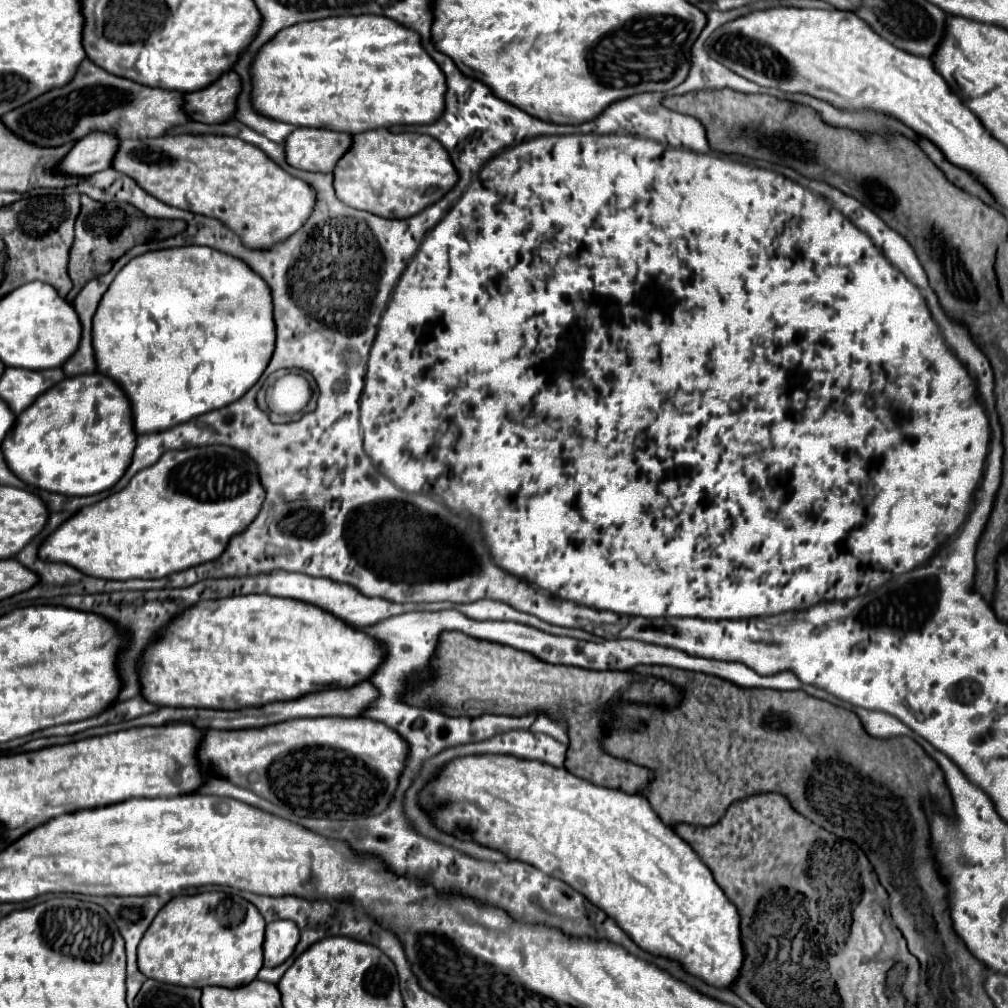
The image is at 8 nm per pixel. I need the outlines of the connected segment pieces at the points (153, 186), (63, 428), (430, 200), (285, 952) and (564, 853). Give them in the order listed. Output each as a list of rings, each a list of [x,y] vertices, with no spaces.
[[[163,135],[157,139],[123,139],[113,161],[113,167],[123,171],[125,175],[133,177],[147,193],[157,197],[159,201],[193,211],[205,217],[215,217],[217,221],[225,223],[225,227],[233,229],[241,237],[241,243],[247,249],[269,249],[275,243],[287,241],[301,225],[309,213],[313,213],[317,205],[317,193],[313,187],[299,177],[289,175],[285,169],[275,165],[259,147],[241,141],[239,137],[227,135]]]
[[[101,373],[91,375],[77,375],[67,377],[61,385],[45,391],[21,417],[17,417],[13,429],[7,433],[5,441],[1,443],[3,457],[9,469],[27,485],[35,489],[45,489],[49,493],[59,495],[95,495],[105,489],[111,489],[129,467],[135,449],[135,431],[131,423],[129,401],[125,393]]]
[[[387,128],[357,133],[353,147],[337,163],[333,187],[345,205],[389,219],[405,219],[441,201],[457,183],[449,153],[443,145],[419,133],[391,133]]]
[[[273,921],[267,925],[265,931],[265,965],[277,967],[281,965],[299,943],[299,929],[293,925],[293,921]]]
[[[477,755],[477,757],[463,757],[463,759],[457,759],[449,765],[445,765],[439,771],[437,779],[431,781],[421,791],[419,799],[421,799],[421,805],[435,817],[439,829],[443,829],[447,833],[453,833],[459,839],[473,839],[481,845],[499,849],[505,855],[509,855],[511,859],[535,865],[543,873],[547,873],[555,879],[561,879],[567,885],[571,885],[573,889],[577,889],[579,893],[583,893],[591,903],[595,903],[609,917],[613,917],[617,921],[617,925],[625,933],[629,933],[629,937],[641,949],[645,949],[653,955],[665,955],[665,957],[671,957],[671,959],[677,959],[689,973],[701,977],[703,981],[707,981],[715,987],[731,987],[733,979],[737,979],[737,973],[739,973],[741,963],[743,963],[743,949],[741,949],[741,941],[739,941],[739,913],[737,913],[737,907],[727,899],[723,889],[713,881],[713,875],[699,861],[697,853],[693,853],[693,849],[689,845],[685,845],[685,841],[653,813],[653,809],[651,809],[645,795],[641,795],[641,793],[631,795],[631,793],[621,793],[619,789],[597,787],[597,785],[593,785],[585,779],[579,779],[579,777],[571,775],[567,769],[557,769],[557,767],[541,763],[541,761],[517,759],[517,757],[511,757],[511,755],[481,755],[481,757]]]

